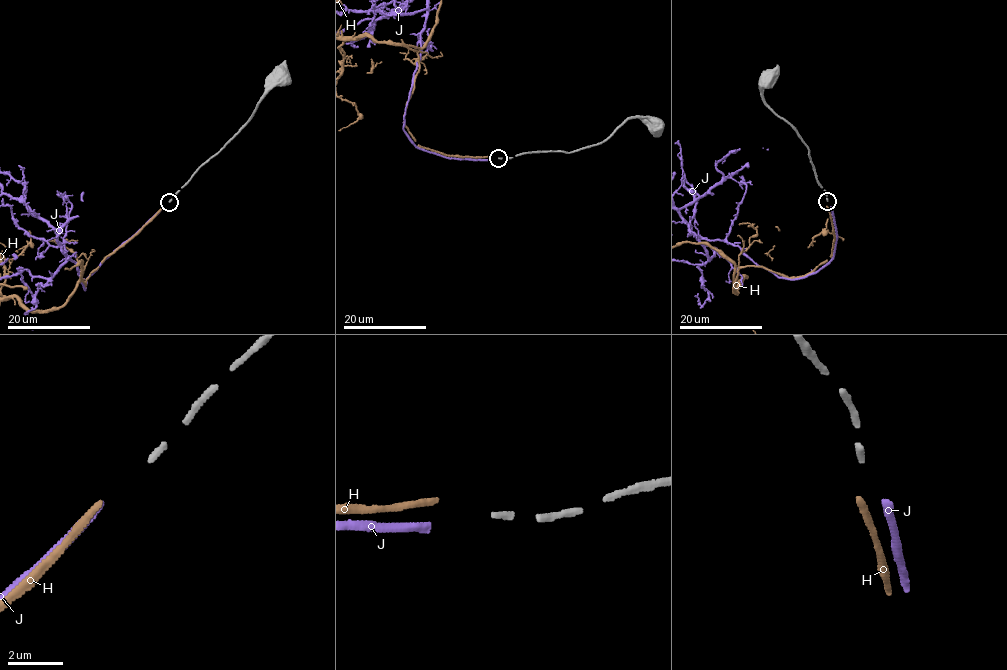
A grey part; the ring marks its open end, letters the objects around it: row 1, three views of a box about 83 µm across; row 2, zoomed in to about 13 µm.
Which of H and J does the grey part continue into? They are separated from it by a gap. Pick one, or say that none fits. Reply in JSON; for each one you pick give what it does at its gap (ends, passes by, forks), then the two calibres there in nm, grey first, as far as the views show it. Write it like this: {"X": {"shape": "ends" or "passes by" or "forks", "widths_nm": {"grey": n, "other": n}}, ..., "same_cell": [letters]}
{"same_cell": []}

